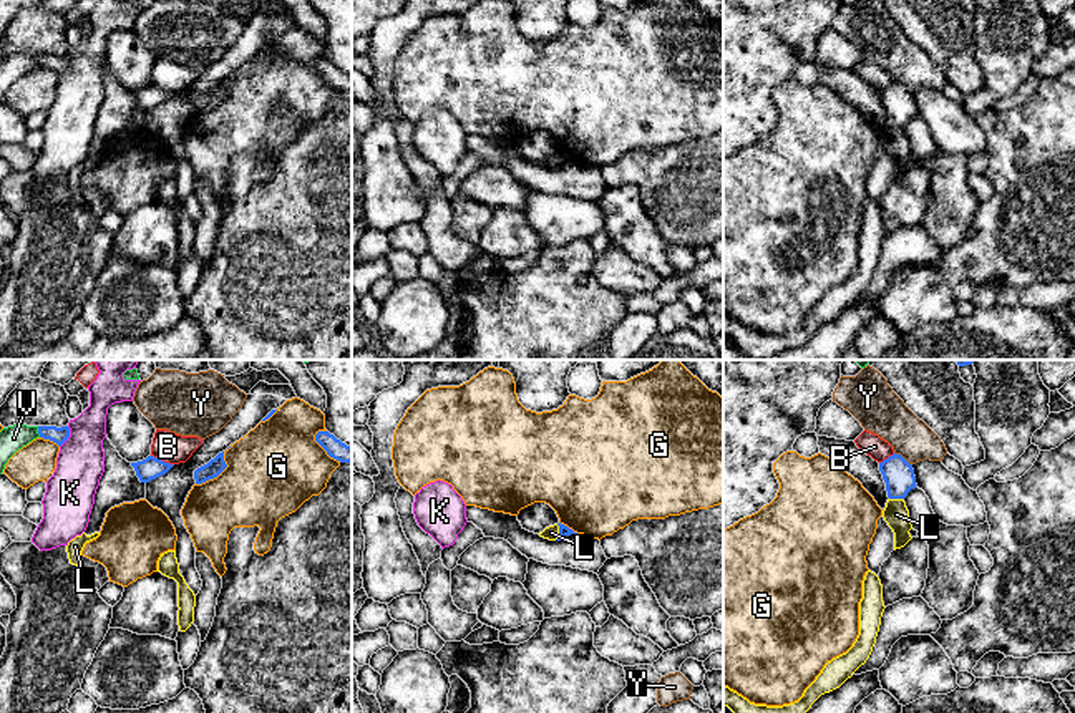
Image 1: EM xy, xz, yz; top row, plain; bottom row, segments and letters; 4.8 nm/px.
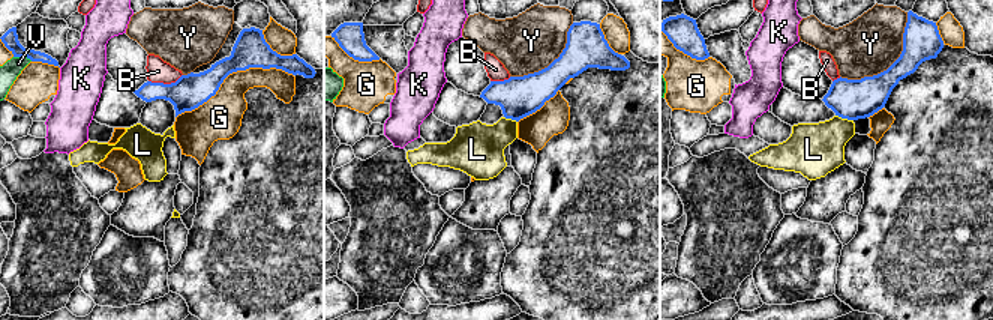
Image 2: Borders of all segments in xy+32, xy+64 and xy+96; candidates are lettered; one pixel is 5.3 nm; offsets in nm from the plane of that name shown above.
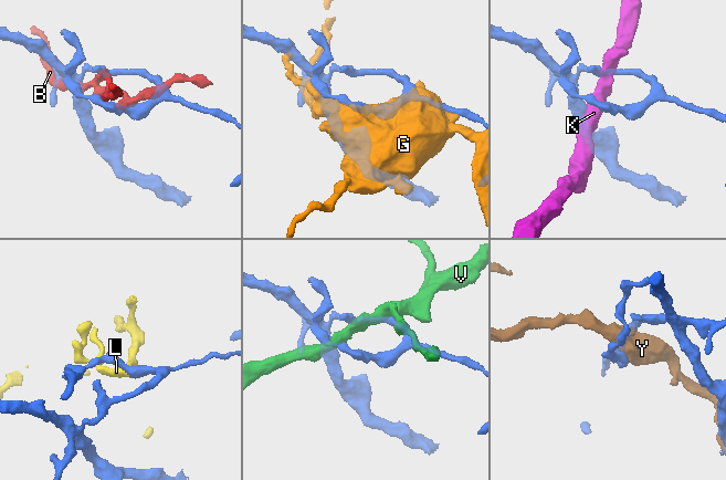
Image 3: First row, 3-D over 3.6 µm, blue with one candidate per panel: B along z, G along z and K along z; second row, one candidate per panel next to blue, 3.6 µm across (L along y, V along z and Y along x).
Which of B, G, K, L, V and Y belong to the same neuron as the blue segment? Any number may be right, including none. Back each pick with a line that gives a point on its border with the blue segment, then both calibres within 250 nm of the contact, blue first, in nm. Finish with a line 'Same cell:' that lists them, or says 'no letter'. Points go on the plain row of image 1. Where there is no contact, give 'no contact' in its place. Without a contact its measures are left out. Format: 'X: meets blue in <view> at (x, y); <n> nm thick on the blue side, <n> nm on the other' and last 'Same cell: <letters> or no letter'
Same cell: no letter

